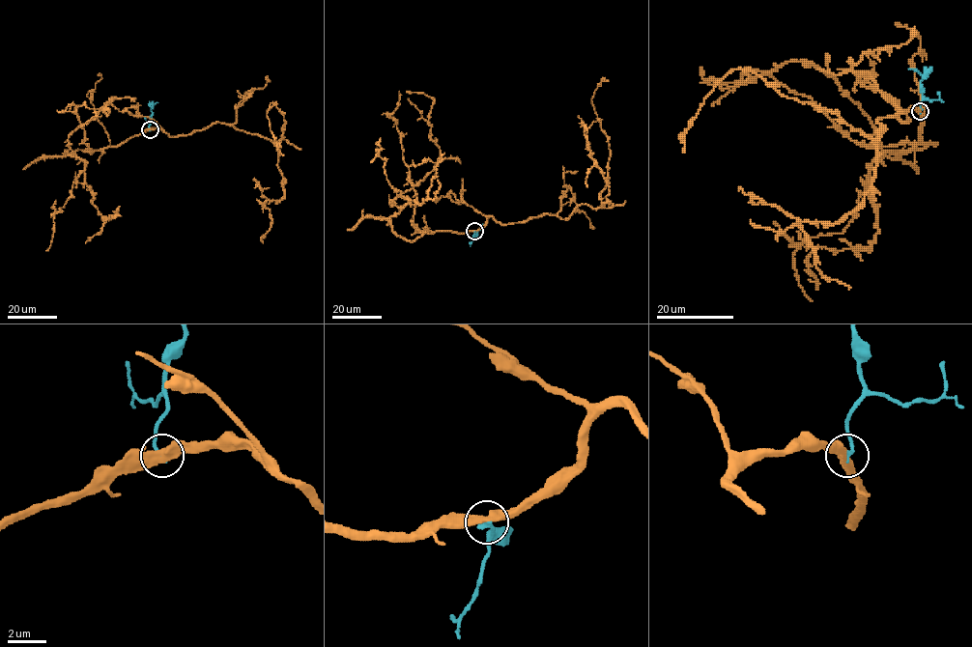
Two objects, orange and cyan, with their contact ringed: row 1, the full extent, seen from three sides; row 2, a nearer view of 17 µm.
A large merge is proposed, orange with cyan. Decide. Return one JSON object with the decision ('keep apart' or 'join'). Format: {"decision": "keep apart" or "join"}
{"decision": "keep apart"}

